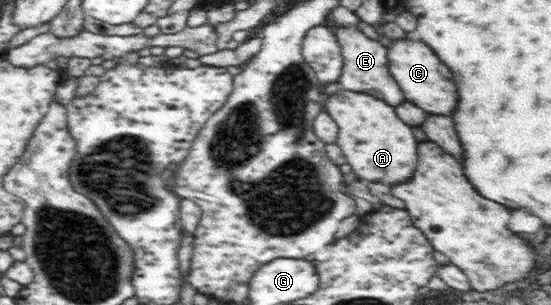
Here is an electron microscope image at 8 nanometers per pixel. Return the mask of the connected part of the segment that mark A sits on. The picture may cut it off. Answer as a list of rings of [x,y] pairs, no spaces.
[[[339,88],[329,95],[323,109],[337,123],[336,143],[356,178],[363,181],[387,183],[389,186],[406,181],[413,173],[418,159],[418,141],[411,126],[403,122],[394,106],[370,94]]]

